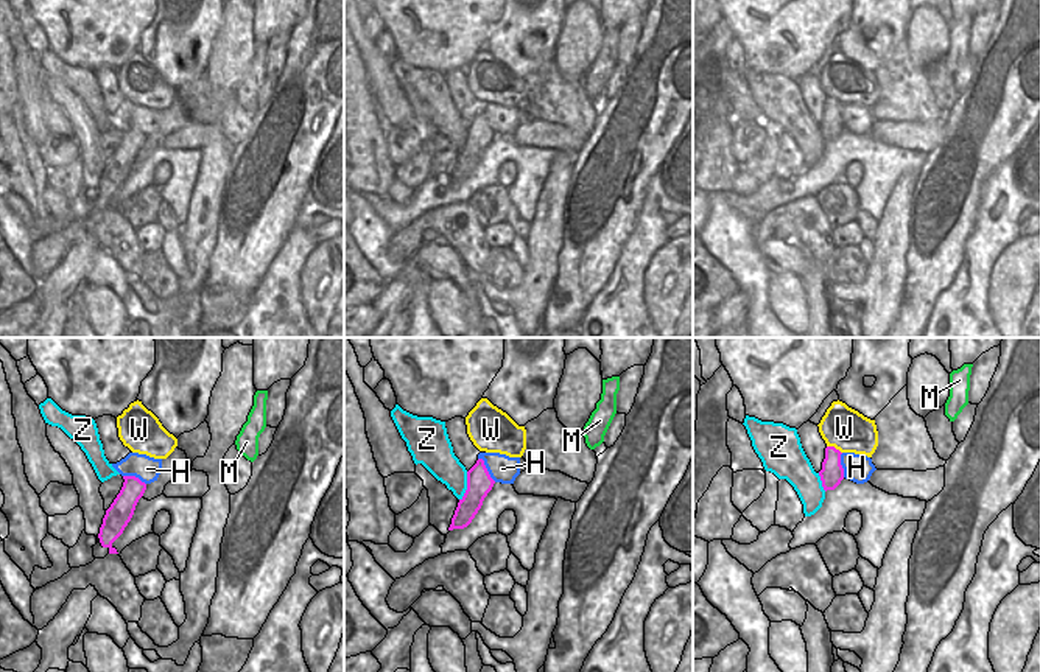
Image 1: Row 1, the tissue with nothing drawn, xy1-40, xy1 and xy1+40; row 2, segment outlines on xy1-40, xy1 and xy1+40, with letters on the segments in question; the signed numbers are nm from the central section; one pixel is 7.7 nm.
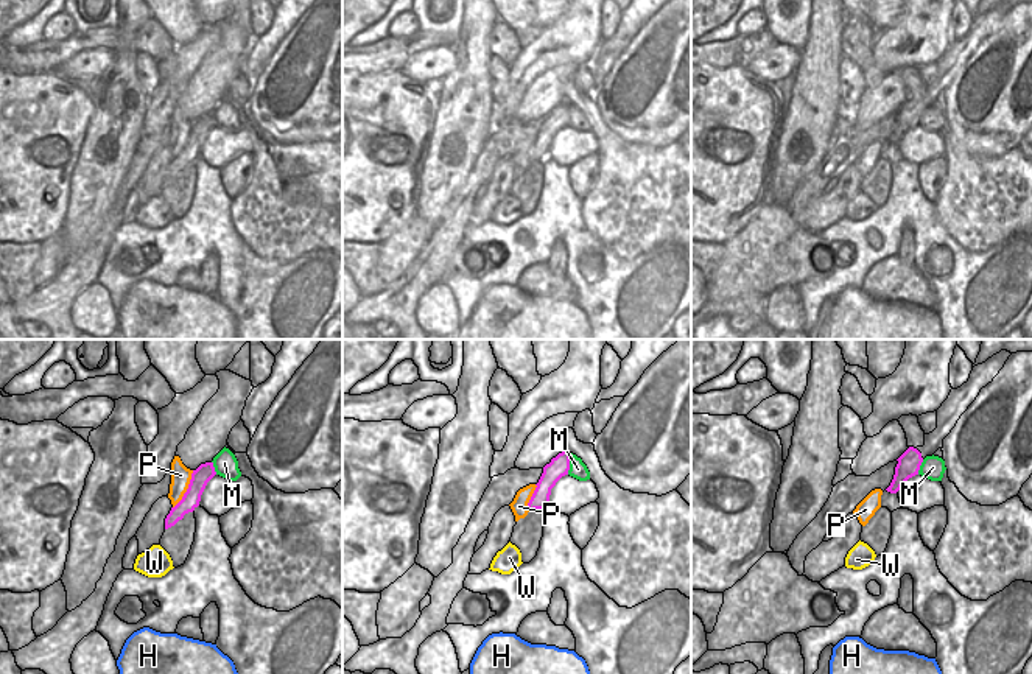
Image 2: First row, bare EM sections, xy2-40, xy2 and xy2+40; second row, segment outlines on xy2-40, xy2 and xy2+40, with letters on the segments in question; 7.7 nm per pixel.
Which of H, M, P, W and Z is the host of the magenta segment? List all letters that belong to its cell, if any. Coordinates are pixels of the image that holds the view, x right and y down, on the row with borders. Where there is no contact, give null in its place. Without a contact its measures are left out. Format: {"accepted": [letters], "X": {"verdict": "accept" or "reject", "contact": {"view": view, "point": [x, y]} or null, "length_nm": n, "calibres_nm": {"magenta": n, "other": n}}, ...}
{"accepted": [], "H": {"verdict": "reject", "contact": {"view": "xy1", "point": [486, 468]}, "length_nm": 240, "calibres_nm": {"magenta": 190, "other": 220}}, "M": {"verdict": "reject", "contact": {"view": "xy2", "point": [568, 464]}, "length_nm": 170, "calibres_nm": {"magenta": 160, "other": 140}}, "P": {"verdict": "reject", "contact": {"view": "xy2-40", "point": [187, 489]}, "length_nm": 340, "calibres_nm": {"magenta": 140, "other": 150}}, "W": {"verdict": "reject", "contact": {"view": "xy1+40", "point": [835, 448]}, "length_nm": 140, "calibres_nm": {"magenta": 180, "other": 340}}, "Z": {"verdict": "reject", "contact": {"view": "xy1", "point": [467, 486]}, "length_nm": 240, "calibres_nm": {"magenta": 190, "other": 240}}}

